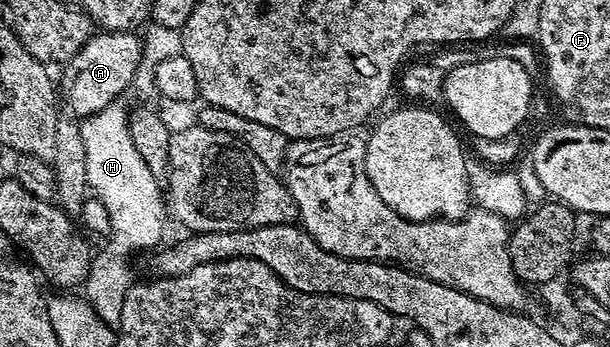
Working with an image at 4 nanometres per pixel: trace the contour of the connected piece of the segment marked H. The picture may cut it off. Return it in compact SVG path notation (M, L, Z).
M120 102L112 103L111 106L103 108L99 113L88 116L81 123L81 132L83 133L83 146L87 149L87 181L89 182L89 190L95 196L96 199L103 203L105 209L107 209L107 214L110 218L110 233L107 236L107 245L102 249L101 253L97 254L90 260L90 267L88 271L88 277L85 279L83 284L83 295L84 298L88 300L95 313L99 318L108 324L111 328L118 328L120 326L123 301L126 299L126 293L131 285L131 278L129 279L129 269L127 267L127 261L125 257L143 249L149 249L151 247L156 248L161 242L161 234L165 231L165 219L167 223L167 203L163 198L163 191L159 188L158 180L151 177L151 169L147 169L147 165L143 161L143 157L139 157L139 153L135 153L135 144L131 141L131 133L129 132L129 117L126 108L121 108L122 104Z

